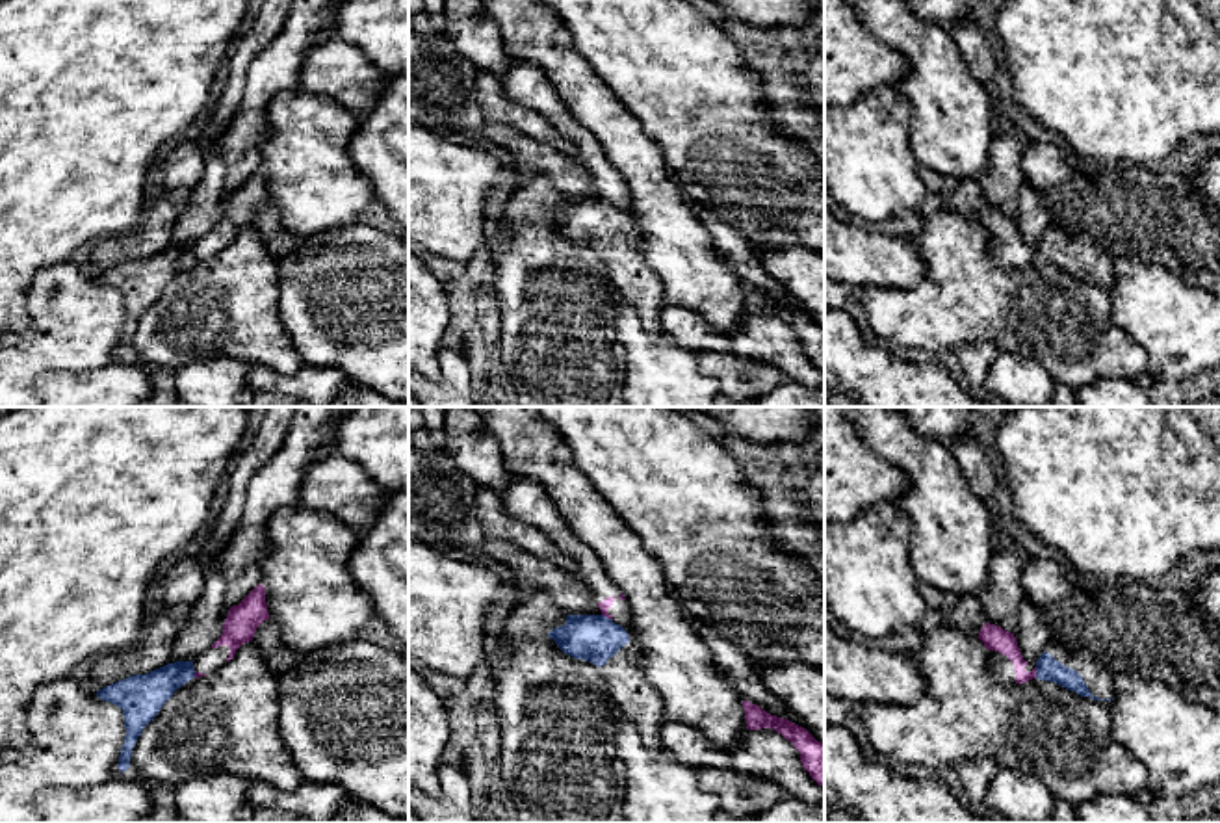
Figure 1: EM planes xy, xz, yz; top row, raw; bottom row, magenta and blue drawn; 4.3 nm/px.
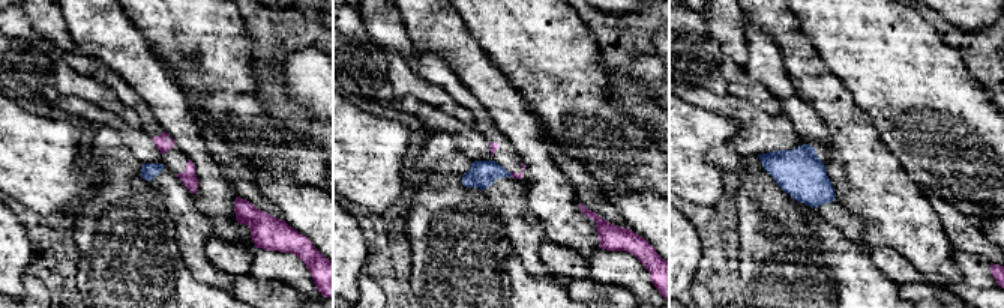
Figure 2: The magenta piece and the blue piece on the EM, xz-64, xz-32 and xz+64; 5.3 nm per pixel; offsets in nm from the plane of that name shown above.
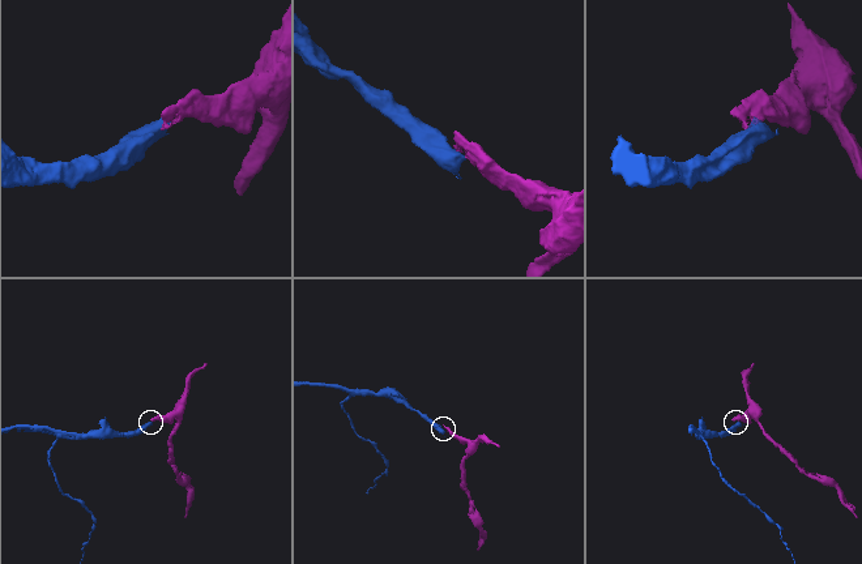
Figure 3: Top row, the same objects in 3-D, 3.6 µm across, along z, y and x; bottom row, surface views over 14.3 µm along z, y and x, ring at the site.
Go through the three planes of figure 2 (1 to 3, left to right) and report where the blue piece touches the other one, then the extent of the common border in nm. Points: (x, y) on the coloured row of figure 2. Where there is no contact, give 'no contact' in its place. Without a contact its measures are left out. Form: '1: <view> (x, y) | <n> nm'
1: no contact
2: no contact
3: no contact

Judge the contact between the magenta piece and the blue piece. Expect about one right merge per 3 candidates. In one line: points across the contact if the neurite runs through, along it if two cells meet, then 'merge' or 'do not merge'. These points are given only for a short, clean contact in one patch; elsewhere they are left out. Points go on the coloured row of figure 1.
along xz (602, 613), (611, 621) | do not merge

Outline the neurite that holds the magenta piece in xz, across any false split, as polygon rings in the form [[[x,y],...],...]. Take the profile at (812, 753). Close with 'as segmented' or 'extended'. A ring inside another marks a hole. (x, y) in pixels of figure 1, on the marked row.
[[[743,700],[748,730],[772,728],[782,734],[800,754],[800,762],[810,777],[824,788],[824,745],[817,741],[806,728],[767,713],[758,704]]]; as segmented

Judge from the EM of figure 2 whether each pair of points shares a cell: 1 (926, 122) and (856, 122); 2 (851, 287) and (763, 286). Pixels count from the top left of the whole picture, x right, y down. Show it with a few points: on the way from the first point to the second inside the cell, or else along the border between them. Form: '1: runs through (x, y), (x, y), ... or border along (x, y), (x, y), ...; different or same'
1: border along (851, 92), (890, 152); different
2: border along (823, 256), (839, 292); different

